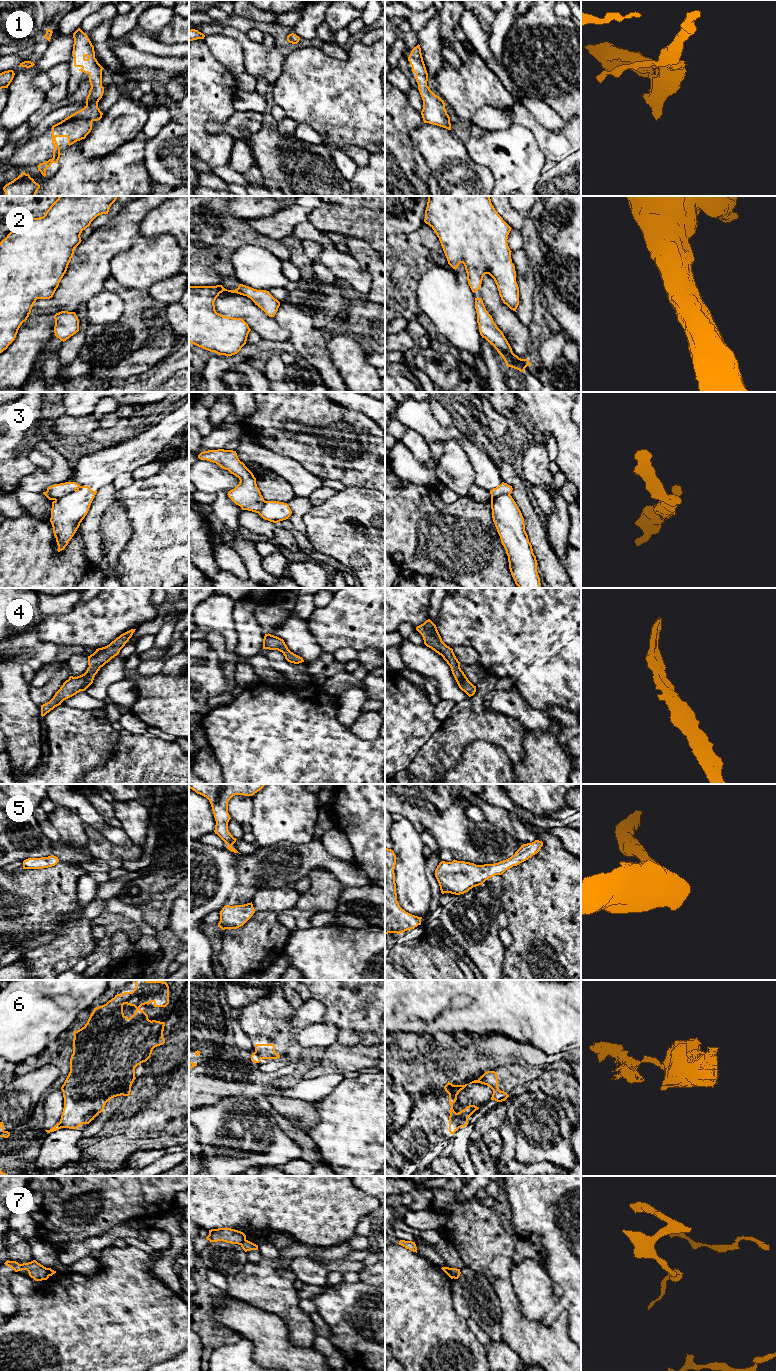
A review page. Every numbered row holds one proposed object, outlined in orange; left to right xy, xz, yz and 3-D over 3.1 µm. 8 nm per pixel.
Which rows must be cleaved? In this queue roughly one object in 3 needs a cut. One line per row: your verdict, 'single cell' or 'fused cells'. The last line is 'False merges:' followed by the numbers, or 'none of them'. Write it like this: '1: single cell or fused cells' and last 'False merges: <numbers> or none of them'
1: single cell
2: single cell
3: fused cells
4: single cell
5: single cell
6: fused cells
7: fused cells
False merges: 3, 6, 7

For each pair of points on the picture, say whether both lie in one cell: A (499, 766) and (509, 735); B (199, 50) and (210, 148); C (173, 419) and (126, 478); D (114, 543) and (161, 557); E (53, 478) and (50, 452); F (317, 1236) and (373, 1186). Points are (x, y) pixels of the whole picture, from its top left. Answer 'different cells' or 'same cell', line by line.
A: different cells
B: same cell
C: different cells
D: different cells
E: same cell
F: different cells

